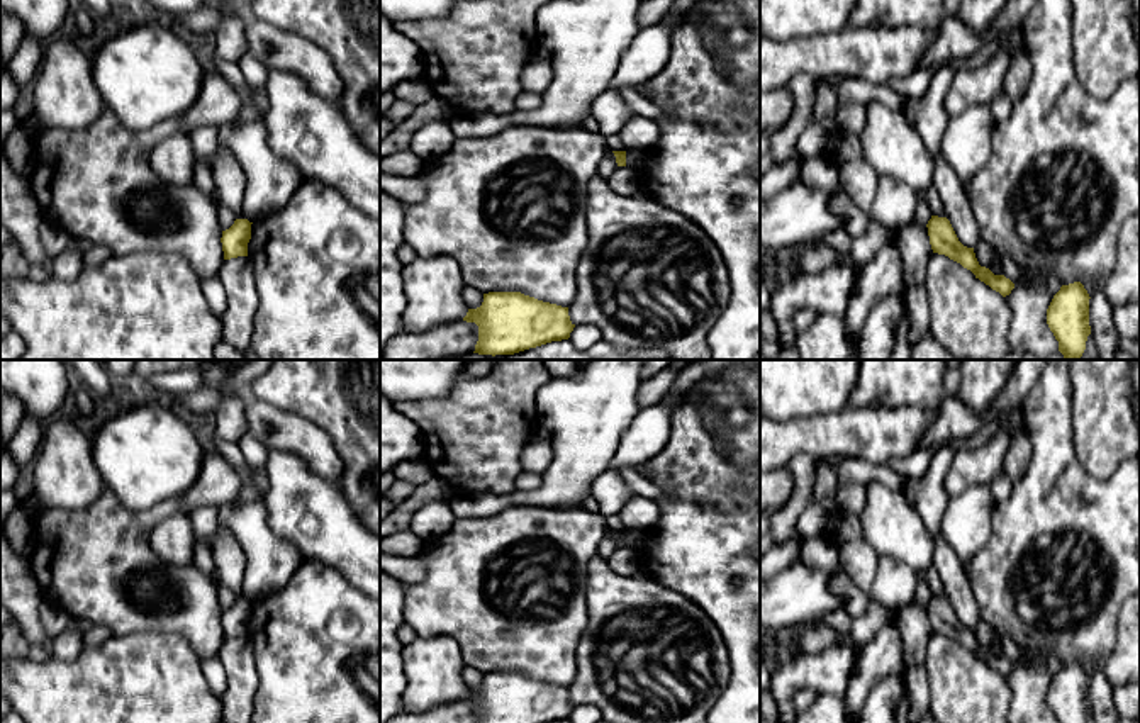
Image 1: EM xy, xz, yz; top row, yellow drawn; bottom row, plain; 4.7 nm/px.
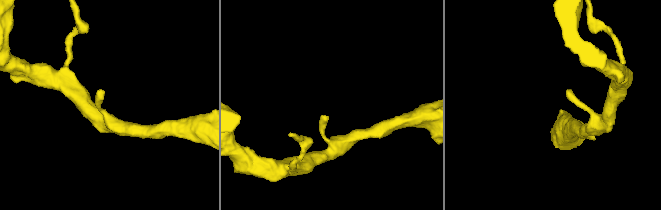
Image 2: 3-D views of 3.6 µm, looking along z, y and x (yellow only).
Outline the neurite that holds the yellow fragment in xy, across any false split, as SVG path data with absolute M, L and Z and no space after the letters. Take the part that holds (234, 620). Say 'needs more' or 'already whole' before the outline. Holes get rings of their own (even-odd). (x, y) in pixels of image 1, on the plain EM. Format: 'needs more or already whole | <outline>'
already whole | M236 599L234 604L222 611L224 640L248 636L248 623L251 619L251 604L248 599Z

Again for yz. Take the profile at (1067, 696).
already whole | M1081 662L1062 665L1047 689L1047 704L1059 723L1086 723L1091 715L1089 674Z

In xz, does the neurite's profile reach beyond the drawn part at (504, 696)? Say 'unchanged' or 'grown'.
unchanged

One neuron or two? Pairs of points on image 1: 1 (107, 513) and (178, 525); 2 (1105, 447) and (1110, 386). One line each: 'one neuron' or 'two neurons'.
1: two neurons
2: one neuron

